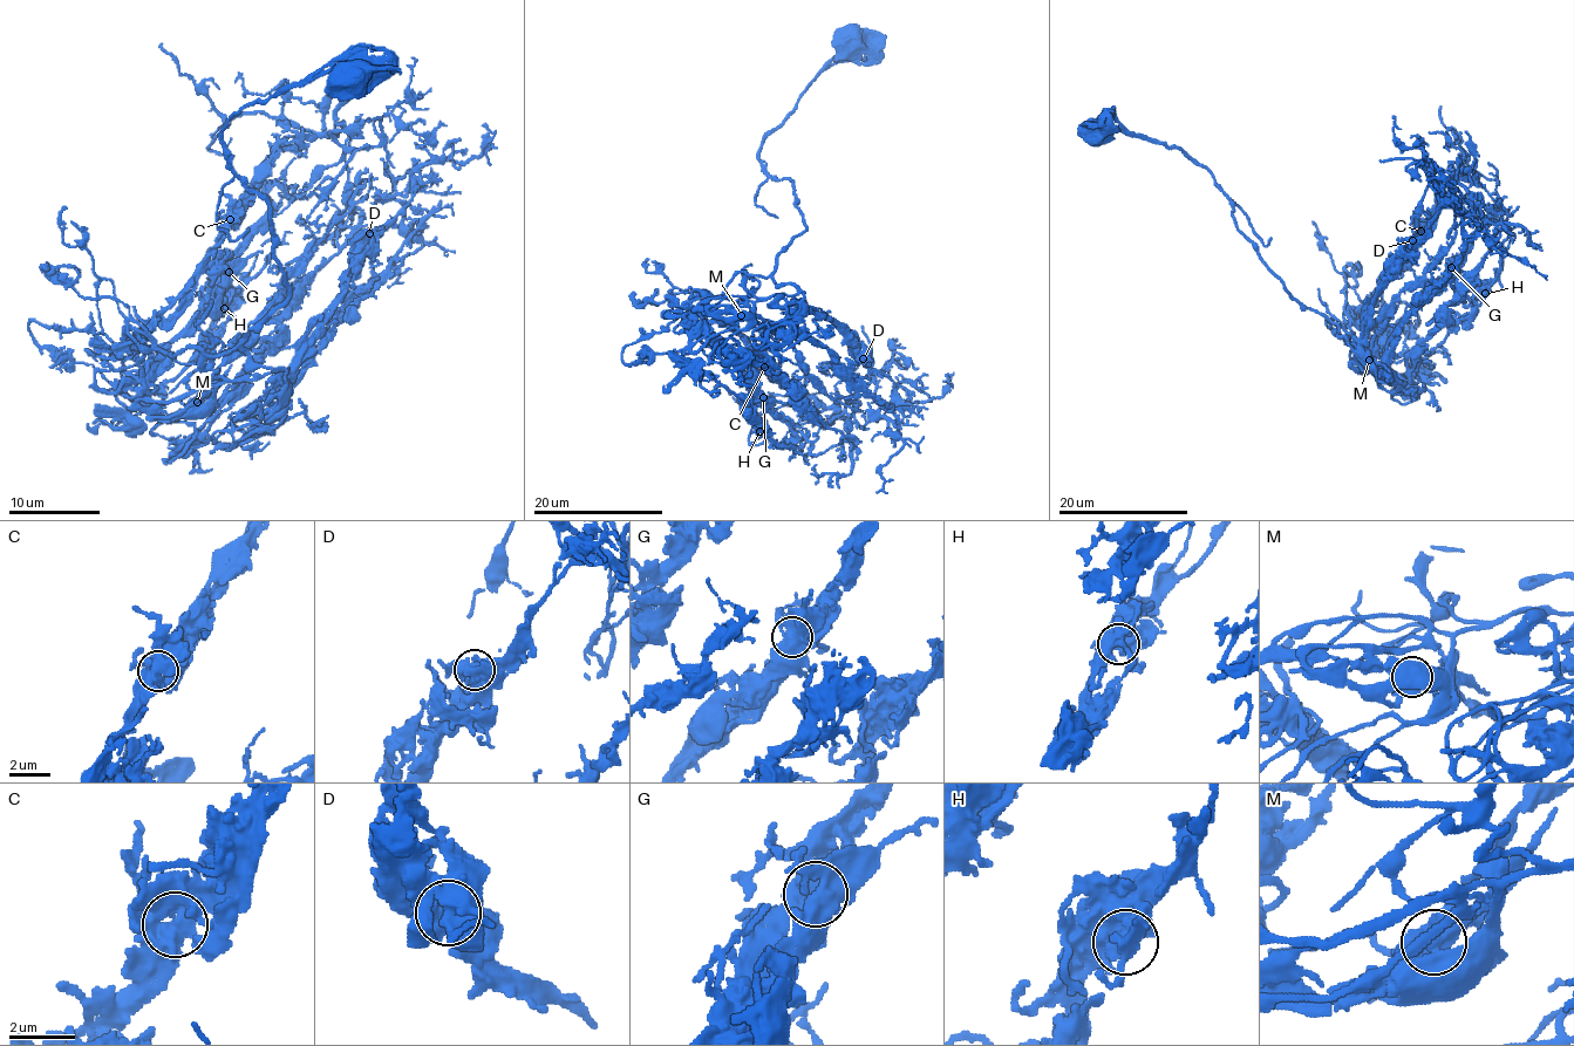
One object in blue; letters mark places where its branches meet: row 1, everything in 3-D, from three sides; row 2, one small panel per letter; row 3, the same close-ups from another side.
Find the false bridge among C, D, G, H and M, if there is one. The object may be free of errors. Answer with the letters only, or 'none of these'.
none of these

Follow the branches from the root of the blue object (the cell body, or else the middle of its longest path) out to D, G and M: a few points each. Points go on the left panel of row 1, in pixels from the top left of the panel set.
D: (349, 79), (290, 83), (222, 132), (270, 207), (287, 287), (243, 347), (285, 388), (369, 233)
G: (349, 79), (318, 72), (226, 123), (287, 296), (229, 351), (149, 351), (142, 376), (229, 272)
M: (349, 79), (290, 83), (222, 132), (226, 162), (270, 207), (287, 296), (204, 357), (224, 381), (197, 401)

